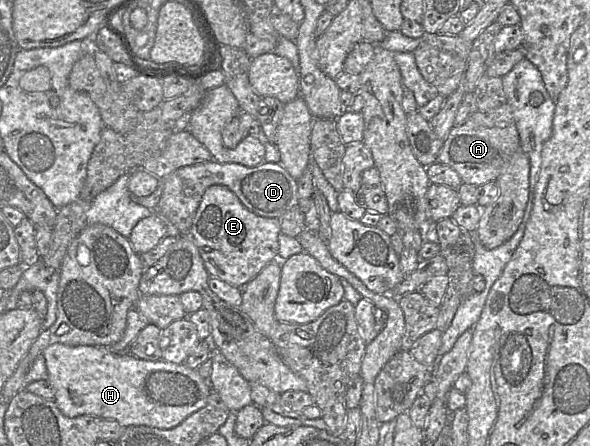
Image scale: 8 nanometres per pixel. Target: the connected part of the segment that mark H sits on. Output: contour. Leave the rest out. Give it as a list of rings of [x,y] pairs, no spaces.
[[[53,344],[43,350],[48,381],[55,389],[54,402],[67,417],[82,415],[96,416],[101,419],[112,419],[121,426],[146,425],[159,429],[172,429],[184,421],[192,413],[205,406],[211,390],[197,372],[184,363],[176,364],[165,360],[148,361],[128,353],[116,353],[109,347],[70,346]]]

